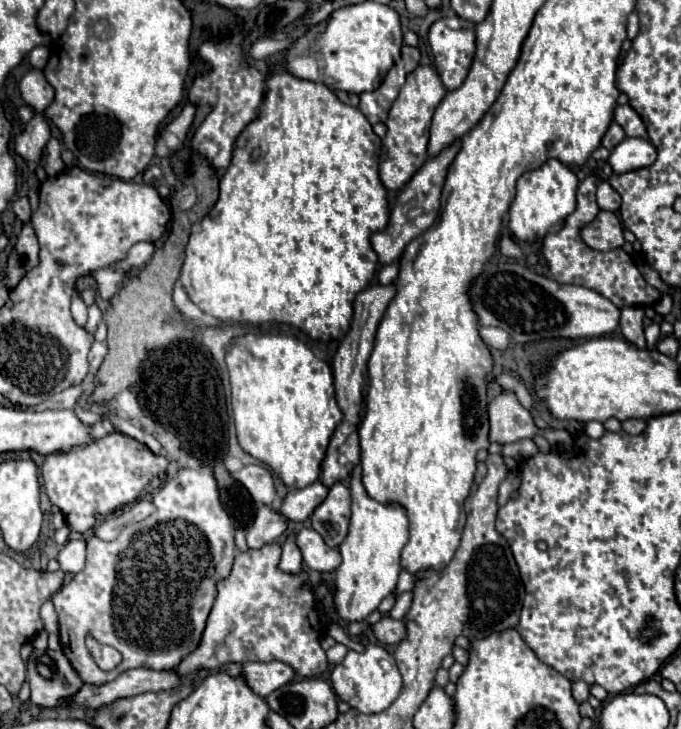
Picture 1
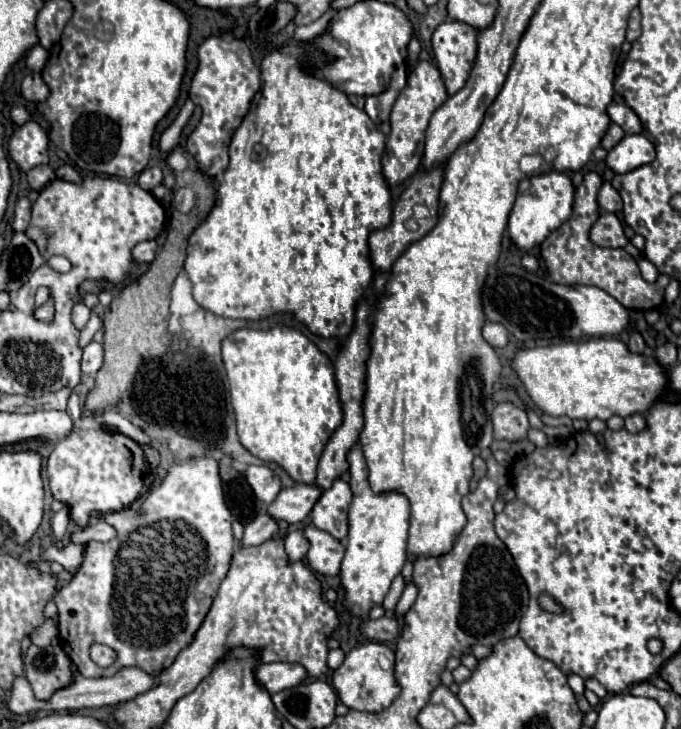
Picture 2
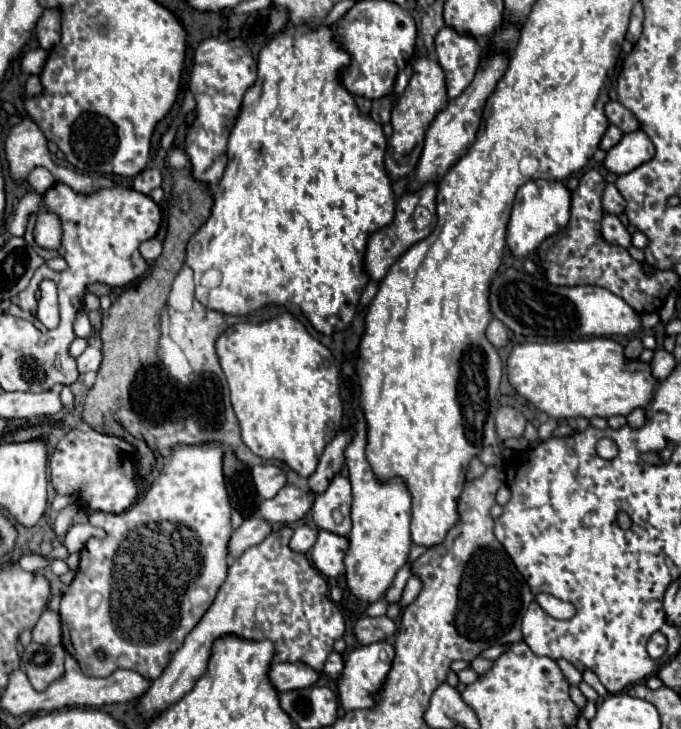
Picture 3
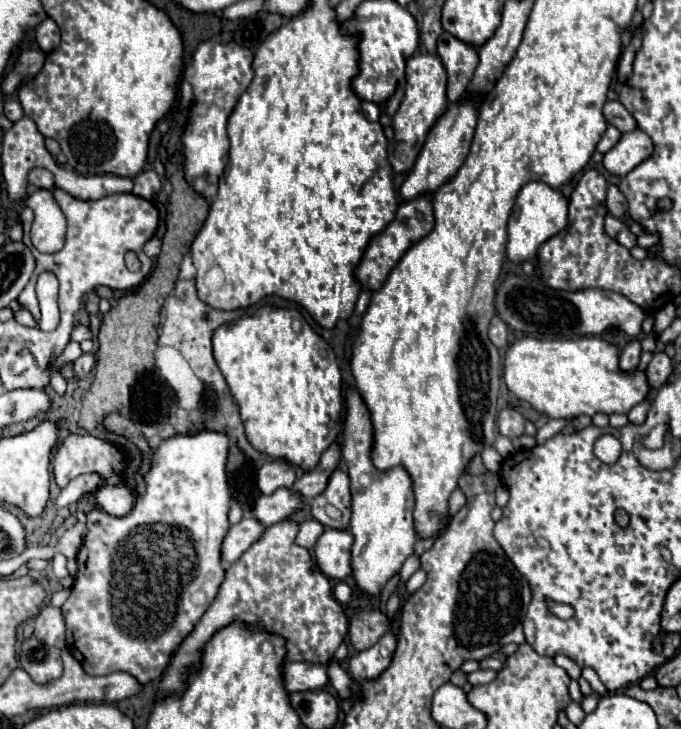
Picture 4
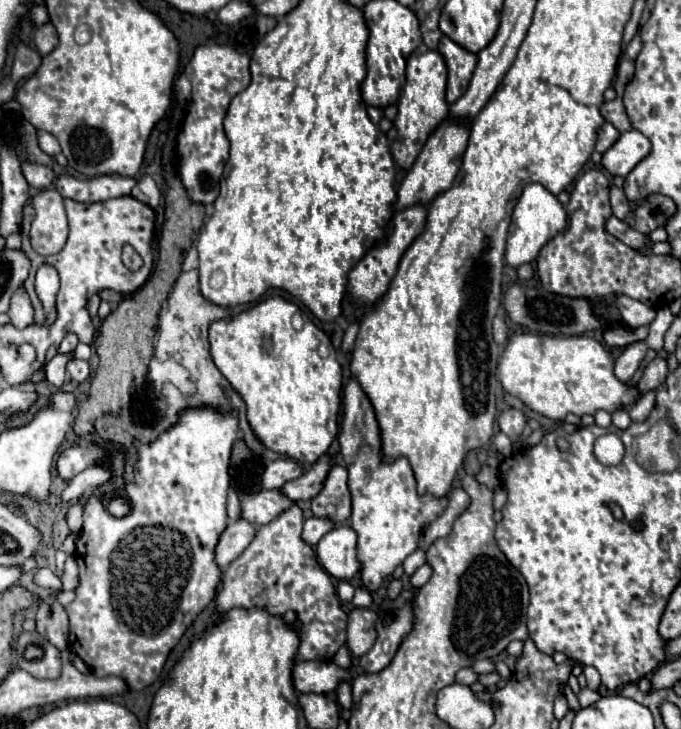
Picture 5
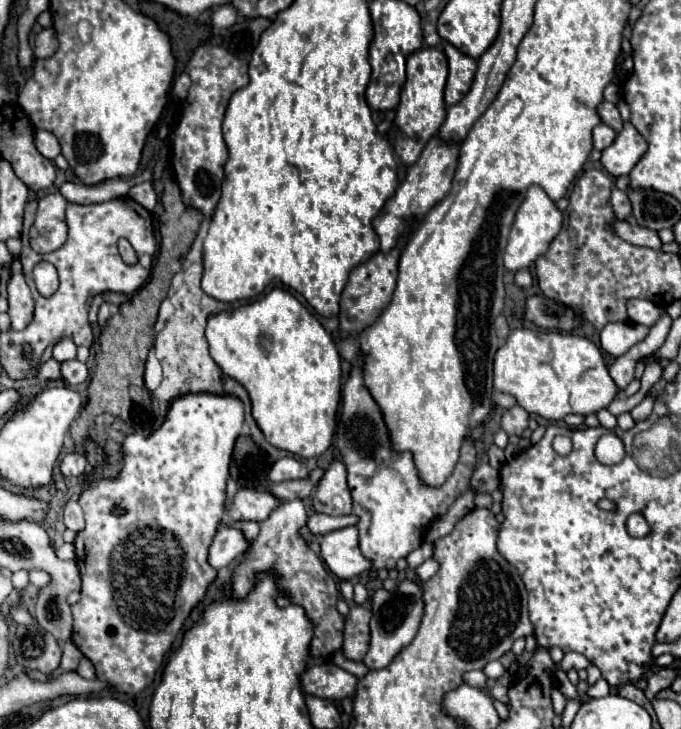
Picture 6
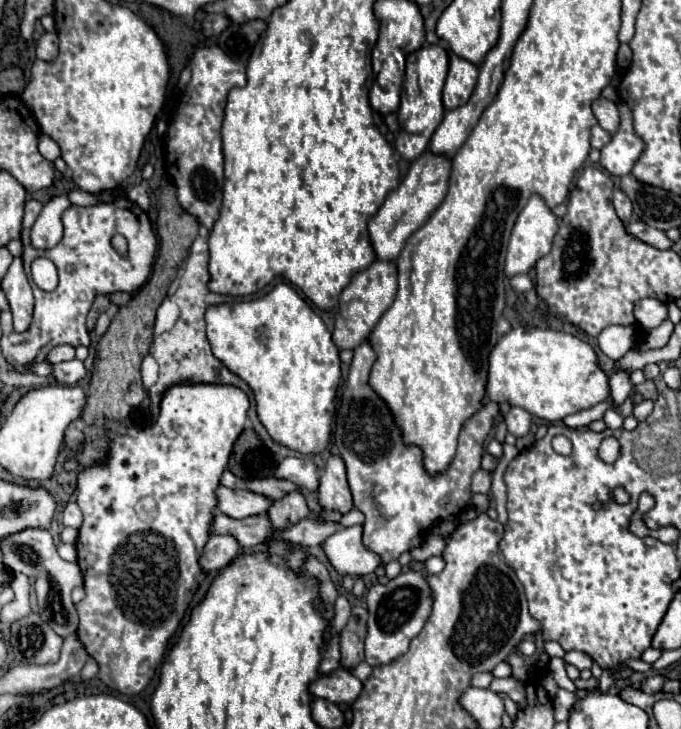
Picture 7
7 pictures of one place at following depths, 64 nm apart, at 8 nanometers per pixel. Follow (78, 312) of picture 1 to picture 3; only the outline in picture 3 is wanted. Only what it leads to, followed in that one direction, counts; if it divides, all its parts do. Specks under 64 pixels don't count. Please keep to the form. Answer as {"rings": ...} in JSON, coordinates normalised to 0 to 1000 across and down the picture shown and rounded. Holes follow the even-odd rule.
{"rings":[[[126,425],[115,428],[115,433],[109,439],[109,455],[112,455],[112,461],[132,461],[132,439],[129,439]]]}

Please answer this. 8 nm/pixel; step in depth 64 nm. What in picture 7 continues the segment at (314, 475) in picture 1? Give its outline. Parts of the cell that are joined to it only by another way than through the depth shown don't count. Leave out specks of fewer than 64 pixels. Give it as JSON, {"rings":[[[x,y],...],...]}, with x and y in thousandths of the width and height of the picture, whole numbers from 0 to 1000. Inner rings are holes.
{"rings":[[[408,390],[385,409],[311,420],[302,428],[302,458],[311,486],[347,516],[352,516],[373,538],[376,568],[402,606],[441,623],[470,623],[488,593],[493,565],[493,538],[499,527],[499,491],[473,436],[438,406],[423,390]]]}

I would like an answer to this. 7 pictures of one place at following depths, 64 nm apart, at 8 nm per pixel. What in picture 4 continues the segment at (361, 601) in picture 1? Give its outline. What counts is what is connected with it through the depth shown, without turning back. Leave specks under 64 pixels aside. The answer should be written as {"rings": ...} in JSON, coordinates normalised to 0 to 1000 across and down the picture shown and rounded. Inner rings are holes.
{"rings":[[[514,535],[511,568],[505,582],[502,604],[502,628],[511,636],[514,672],[517,672],[517,716],[514,730],[520,735],[517,746],[517,793],[523,807],[537,818],[555,818],[567,798],[590,779],[593,768],[608,757],[611,730],[605,719],[608,700],[608,675],[605,658],[593,642],[576,642],[558,647],[543,631],[546,615],[546,579],[537,554],[529,540]]]}

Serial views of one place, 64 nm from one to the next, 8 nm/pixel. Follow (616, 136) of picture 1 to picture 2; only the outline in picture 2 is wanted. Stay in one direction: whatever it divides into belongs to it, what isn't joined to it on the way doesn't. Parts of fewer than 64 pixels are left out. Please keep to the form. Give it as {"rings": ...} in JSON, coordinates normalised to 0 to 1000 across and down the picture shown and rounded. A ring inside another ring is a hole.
{"rings":[[[896,170],[890,187],[884,189],[884,200],[887,200],[890,206],[899,206],[913,189],[916,189],[916,178],[913,178],[907,170]]]}

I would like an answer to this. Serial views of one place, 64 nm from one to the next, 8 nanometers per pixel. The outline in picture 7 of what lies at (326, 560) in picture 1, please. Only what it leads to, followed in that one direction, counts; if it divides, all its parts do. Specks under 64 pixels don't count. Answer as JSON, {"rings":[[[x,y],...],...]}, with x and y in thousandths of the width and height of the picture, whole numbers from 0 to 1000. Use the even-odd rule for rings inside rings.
{"rings":[[[532,722],[493,727],[476,741],[476,757],[499,790],[535,790],[558,776],[558,765],[532,746]]]}

